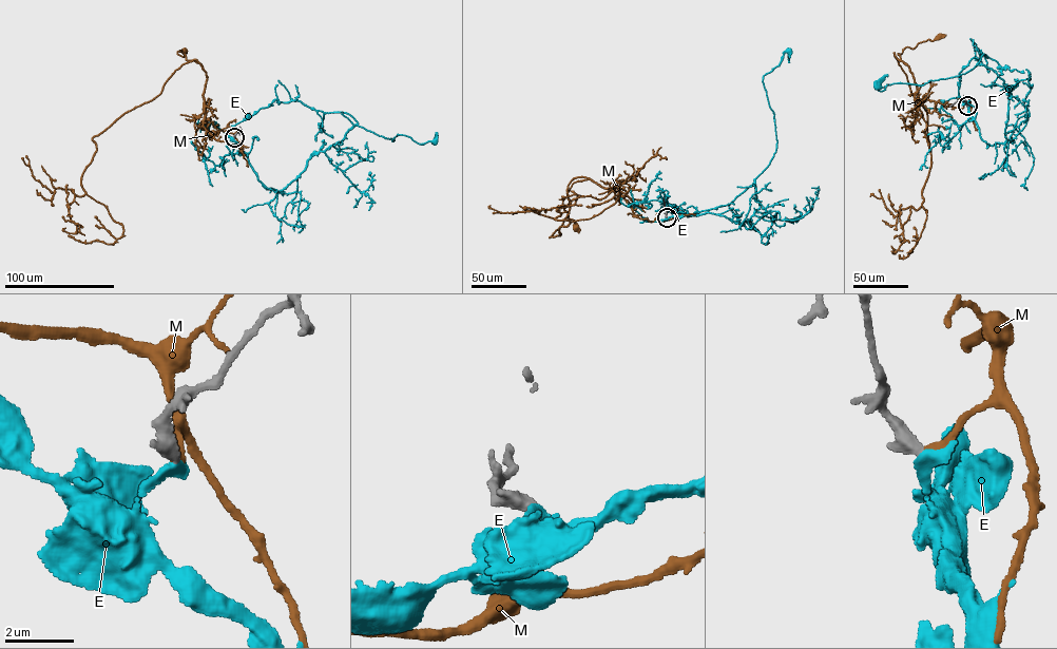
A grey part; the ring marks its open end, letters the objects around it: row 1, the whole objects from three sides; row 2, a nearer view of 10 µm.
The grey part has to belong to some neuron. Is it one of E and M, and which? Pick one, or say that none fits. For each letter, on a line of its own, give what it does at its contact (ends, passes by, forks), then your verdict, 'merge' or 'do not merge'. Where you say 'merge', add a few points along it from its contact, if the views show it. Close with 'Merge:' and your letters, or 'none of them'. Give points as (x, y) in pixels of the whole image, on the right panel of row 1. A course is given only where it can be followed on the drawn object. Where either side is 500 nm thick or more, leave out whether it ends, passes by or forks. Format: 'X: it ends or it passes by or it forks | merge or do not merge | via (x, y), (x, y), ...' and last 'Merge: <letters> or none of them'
E: it ends | merge | via (967, 106), (982, 139), (1004, 142), (1010, 98), (1002, 79), (984, 65), (921, 86), (877, 87)
M: it ends | do not merge
Merge: E

